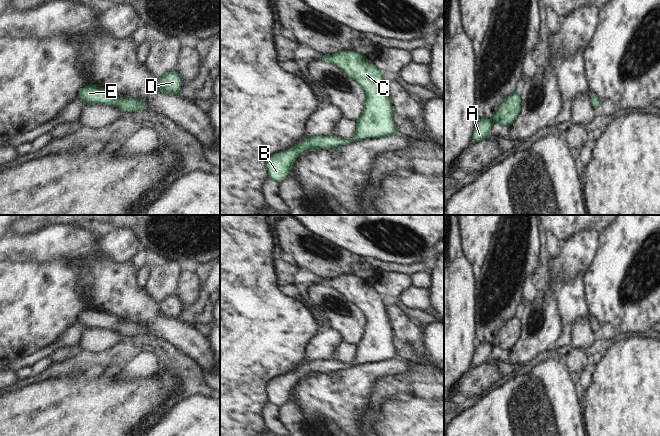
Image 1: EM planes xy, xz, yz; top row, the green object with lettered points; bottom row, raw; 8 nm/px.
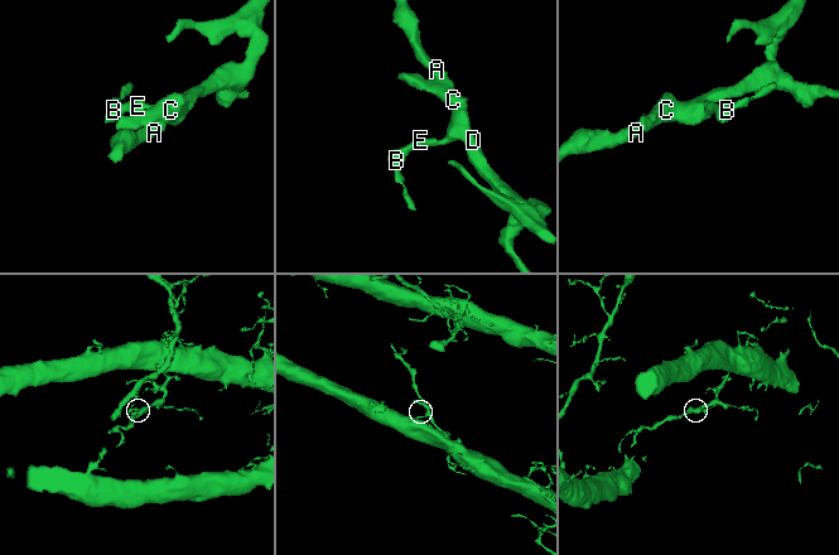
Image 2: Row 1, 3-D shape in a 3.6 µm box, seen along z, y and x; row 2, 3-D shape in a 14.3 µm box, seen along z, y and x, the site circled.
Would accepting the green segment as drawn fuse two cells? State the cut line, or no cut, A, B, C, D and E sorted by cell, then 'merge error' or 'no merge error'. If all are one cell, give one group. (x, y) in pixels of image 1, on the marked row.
no cut; A B C D E; no merge error

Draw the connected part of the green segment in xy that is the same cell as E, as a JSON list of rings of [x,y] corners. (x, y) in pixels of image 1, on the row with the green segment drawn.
[[[96,84],[87,85],[81,89],[78,99],[85,100],[89,105],[103,104],[115,105],[121,112],[138,112],[148,110],[147,103],[139,98],[122,99],[118,97],[118,93],[102,89]]]

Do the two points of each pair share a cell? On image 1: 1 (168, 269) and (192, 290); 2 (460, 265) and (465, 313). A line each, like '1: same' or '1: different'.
1: different
2: same

